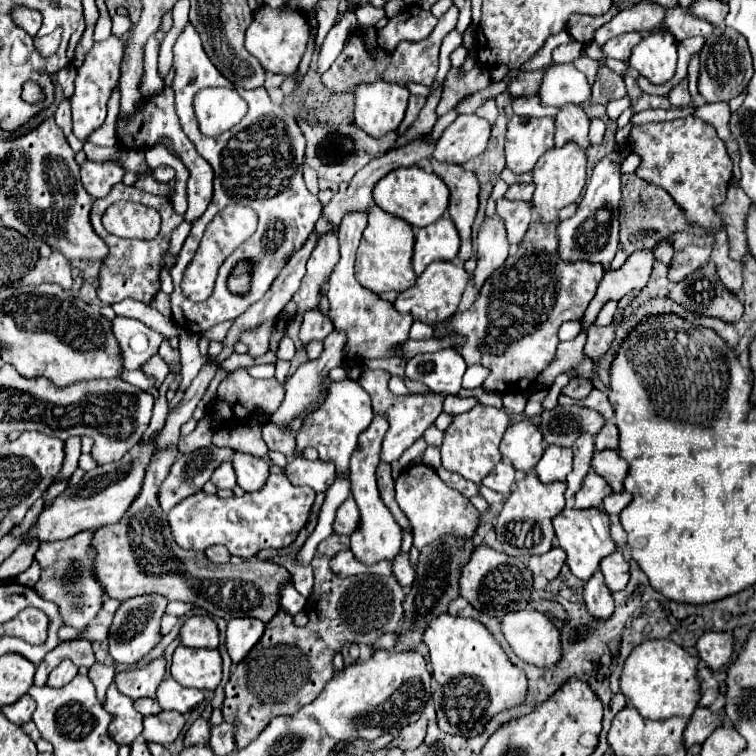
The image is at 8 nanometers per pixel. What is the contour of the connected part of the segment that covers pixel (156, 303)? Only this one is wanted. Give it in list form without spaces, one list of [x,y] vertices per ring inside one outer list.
[[[162,291],[154,297],[154,301],[152,301],[150,307],[158,309],[164,317],[172,317],[172,311],[170,311],[170,297],[168,297],[166,293],[162,293]]]

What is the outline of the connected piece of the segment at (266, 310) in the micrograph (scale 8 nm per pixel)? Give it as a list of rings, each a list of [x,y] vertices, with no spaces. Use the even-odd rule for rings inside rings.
[[[312,233],[308,237],[308,241],[304,243],[304,247],[300,251],[296,251],[296,255],[292,255],[292,259],[284,265],[284,269],[280,271],[280,275],[276,277],[276,281],[272,283],[272,287],[268,289],[268,293],[264,295],[264,299],[260,299],[258,303],[250,305],[232,325],[232,329],[228,331],[226,335],[226,341],[224,341],[224,351],[216,357],[218,361],[226,359],[228,355],[232,355],[232,345],[238,341],[238,335],[244,331],[244,329],[254,329],[258,327],[260,323],[268,321],[268,319],[274,319],[278,317],[278,313],[284,309],[284,305],[292,299],[292,295],[298,291],[300,287],[300,281],[306,273],[306,261],[312,253],[312,247],[316,247],[316,241],[318,241],[318,235]]]

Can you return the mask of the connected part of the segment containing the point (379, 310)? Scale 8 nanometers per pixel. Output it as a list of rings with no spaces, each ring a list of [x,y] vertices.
[[[366,209],[346,213],[340,221],[340,261],[336,263],[330,281],[328,281],[328,299],[330,299],[330,317],[334,321],[336,329],[346,331],[348,343],[346,343],[346,359],[348,361],[364,361],[364,359],[376,359],[376,357],[392,357],[392,345],[406,341],[408,331],[412,325],[412,315],[398,313],[390,301],[380,299],[366,287],[362,287],[354,277],[354,255],[358,249],[358,243],[362,239],[362,231],[366,227]]]

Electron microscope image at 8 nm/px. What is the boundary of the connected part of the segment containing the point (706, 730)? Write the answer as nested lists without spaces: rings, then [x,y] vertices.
[[[700,707],[692,713],[686,729],[684,729],[684,747],[690,749],[696,743],[704,743],[704,739],[722,723],[710,709]]]

